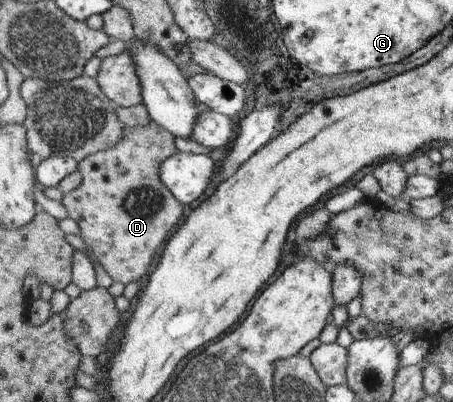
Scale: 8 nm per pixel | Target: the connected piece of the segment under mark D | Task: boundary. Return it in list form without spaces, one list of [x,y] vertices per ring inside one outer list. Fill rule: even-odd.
[[[150,120],[147,125],[124,127],[123,135],[118,141],[118,144],[104,149],[103,151],[95,152],[94,154],[86,157],[84,160],[81,160],[80,169],[78,170],[80,176],[82,176],[81,183],[77,185],[70,193],[63,193],[61,203],[69,212],[69,217],[73,218],[77,222],[78,228],[80,228],[79,236],[87,245],[87,248],[92,250],[93,256],[111,276],[113,282],[122,283],[124,286],[126,286],[127,284],[130,284],[130,282],[138,282],[140,277],[148,274],[148,268],[152,266],[152,260],[156,258],[156,254],[160,252],[160,248],[164,246],[164,242],[168,240],[168,237],[170,234],[172,234],[172,230],[178,226],[178,222],[180,222],[180,220],[182,220],[182,216],[184,216],[183,204],[170,192],[169,188],[166,188],[166,185],[161,181],[160,170],[162,164],[164,164],[165,160],[172,155],[176,155],[174,136],[172,136],[169,129],[165,129],[161,124],[154,122],[154,120]]]

